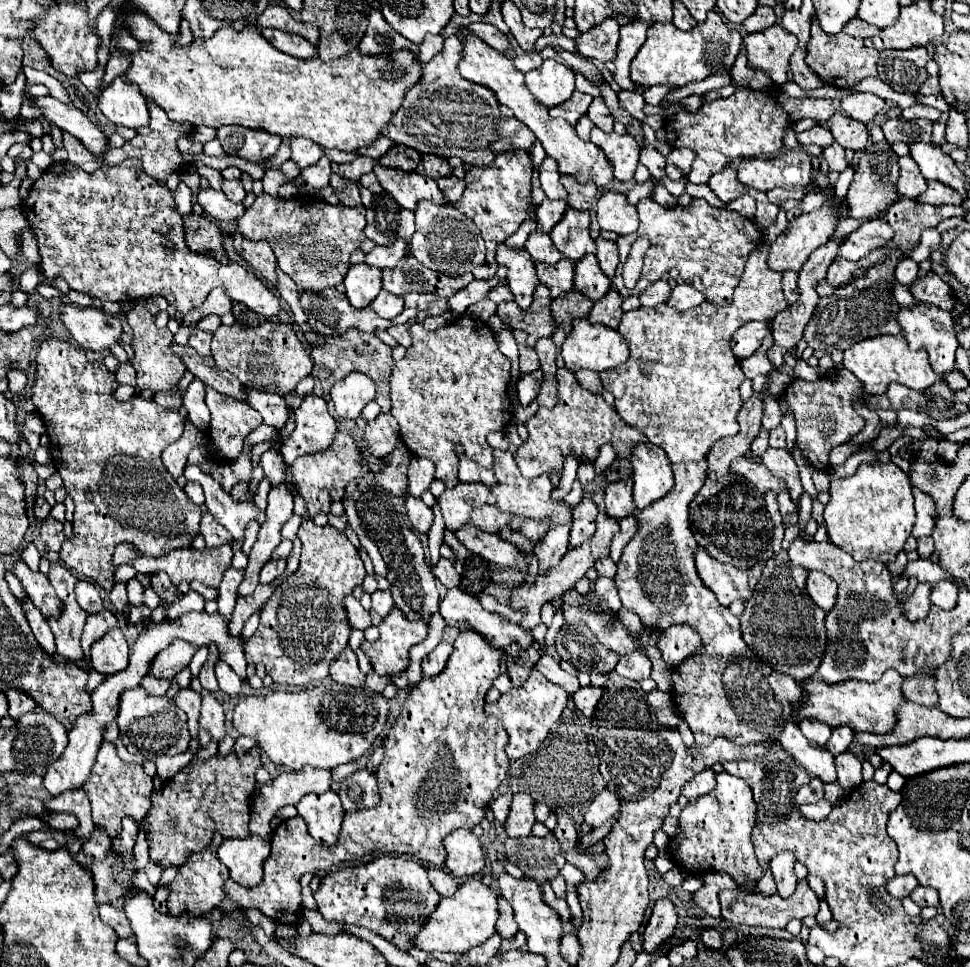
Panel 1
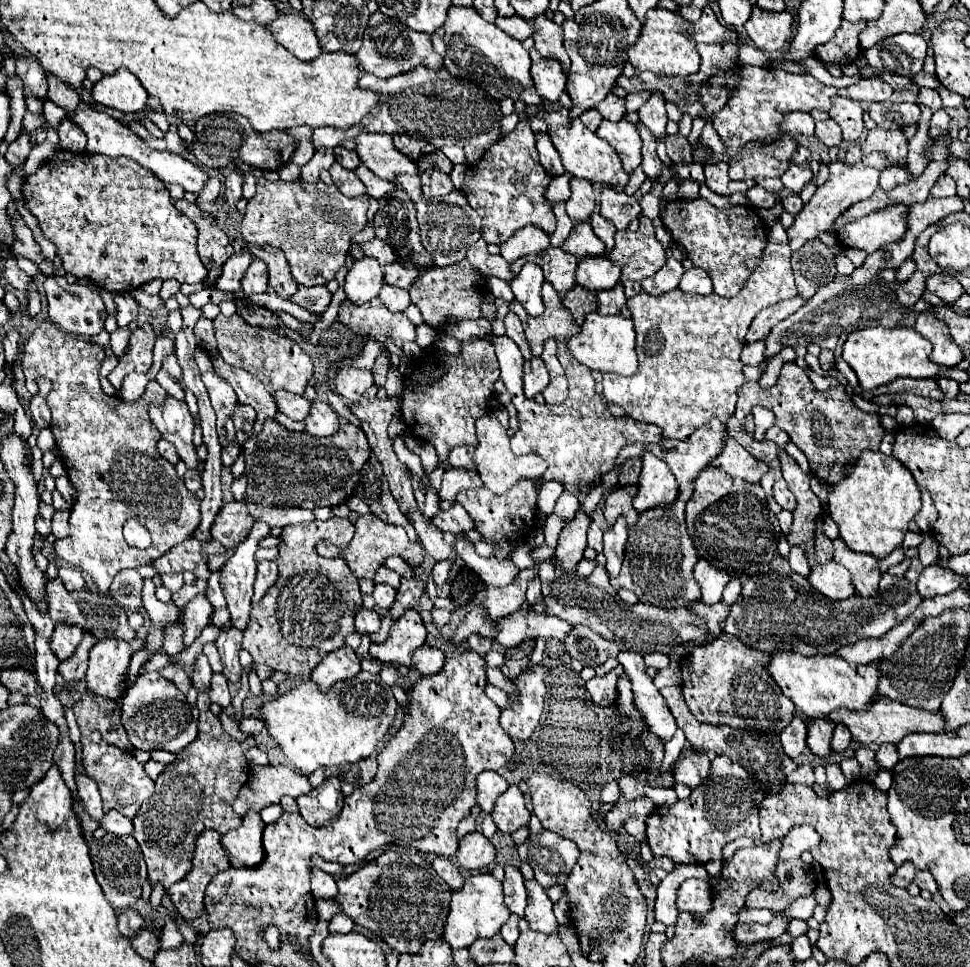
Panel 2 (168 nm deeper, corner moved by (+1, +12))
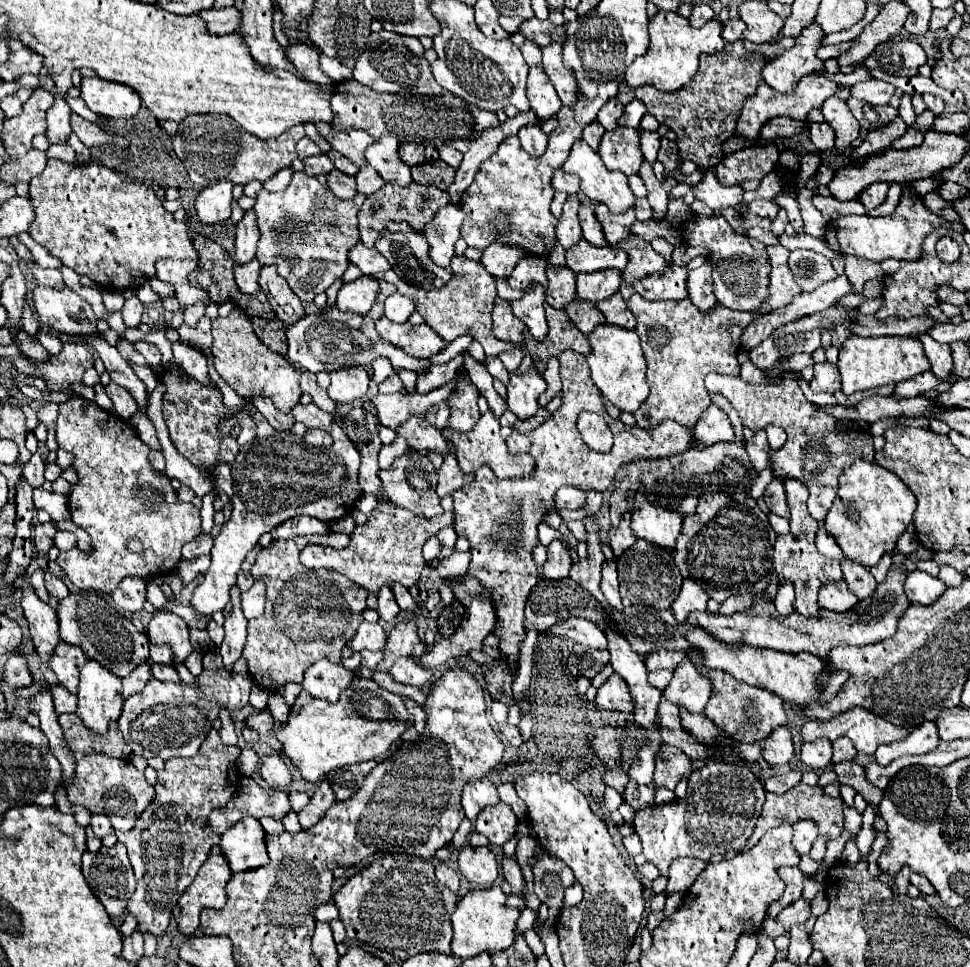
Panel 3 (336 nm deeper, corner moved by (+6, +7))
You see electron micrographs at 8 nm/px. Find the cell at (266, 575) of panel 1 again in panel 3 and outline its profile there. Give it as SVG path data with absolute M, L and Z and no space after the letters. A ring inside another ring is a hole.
M256 581L248 591L240 595L242 611L246 619L256 619L264 613L264 585L262 581Z

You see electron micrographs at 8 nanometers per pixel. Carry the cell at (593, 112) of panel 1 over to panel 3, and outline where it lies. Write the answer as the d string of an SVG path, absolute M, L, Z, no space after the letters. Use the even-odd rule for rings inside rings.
M612 97L598 113L598 123L606 129L606 131L612 131L618 127L618 119L620 115L624 113L624 105L618 101L618 97Z

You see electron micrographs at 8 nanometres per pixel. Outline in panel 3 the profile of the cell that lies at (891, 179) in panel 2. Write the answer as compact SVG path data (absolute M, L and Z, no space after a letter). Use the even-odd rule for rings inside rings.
M874 183L874 185L870 185L868 189L864 189L864 191L858 195L858 199L860 199L860 203L862 203L866 209L876 209L878 205L884 203L886 193L888 193L888 187L890 187L888 183L886 183L886 185Z

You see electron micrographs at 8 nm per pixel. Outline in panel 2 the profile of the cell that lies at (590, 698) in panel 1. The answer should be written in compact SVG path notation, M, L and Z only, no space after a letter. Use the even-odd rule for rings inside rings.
M621 666L613 668L611 672L607 672L605 676L595 676L591 678L585 688L591 694L591 700L597 706L611 706L615 702L615 684L617 684L617 676L619 672L623 672Z

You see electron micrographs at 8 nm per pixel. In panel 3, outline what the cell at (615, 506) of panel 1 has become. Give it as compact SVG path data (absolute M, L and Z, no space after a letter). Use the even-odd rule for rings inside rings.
M622 519L618 529L610 529L610 547L616 557L620 557L626 549L630 549L636 543L636 537L630 529L630 519Z

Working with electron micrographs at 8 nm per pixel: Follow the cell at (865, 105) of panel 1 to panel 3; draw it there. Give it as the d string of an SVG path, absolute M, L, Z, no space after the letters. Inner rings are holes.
M868 79L868 81L856 83L850 89L850 93L852 93L852 97L864 99L872 105L888 105L894 95L894 85L890 85L886 81L878 81L878 79Z

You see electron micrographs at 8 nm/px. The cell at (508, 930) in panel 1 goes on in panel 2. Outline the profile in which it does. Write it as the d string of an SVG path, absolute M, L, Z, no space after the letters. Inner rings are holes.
M511 914L509 920L507 920L507 922L503 924L503 928L501 928L501 936L503 936L503 940L507 940L507 944L515 944L515 940L519 938L517 922L519 922L519 916Z

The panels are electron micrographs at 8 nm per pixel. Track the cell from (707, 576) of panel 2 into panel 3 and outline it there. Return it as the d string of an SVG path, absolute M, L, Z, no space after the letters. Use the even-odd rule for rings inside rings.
M684 579L682 591L672 603L670 611L674 613L678 623L686 623L690 611L706 611L706 603L708 603L708 595L702 591L702 587L692 579Z

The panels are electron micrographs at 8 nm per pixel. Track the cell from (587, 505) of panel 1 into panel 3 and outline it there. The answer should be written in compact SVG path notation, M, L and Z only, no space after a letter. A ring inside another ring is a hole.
M552 541L548 545L548 561L542 567L546 579L566 579L572 567L572 559L562 541Z

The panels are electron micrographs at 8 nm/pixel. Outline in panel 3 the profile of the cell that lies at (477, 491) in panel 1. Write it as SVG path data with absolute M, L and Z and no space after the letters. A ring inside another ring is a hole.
M448 453L448 455L444 457L442 467L438 469L438 487L436 487L438 497L452 495L456 489L462 487L464 481L466 481L466 477L464 477L464 473L458 469L458 461L456 461L454 453Z

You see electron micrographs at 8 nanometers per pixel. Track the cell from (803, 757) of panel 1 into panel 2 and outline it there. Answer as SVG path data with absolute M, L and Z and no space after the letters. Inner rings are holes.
M795 716L791 720L791 724L781 730L779 740L781 740L781 746L789 758L801 756L807 748L807 726L805 726L805 722L799 716Z

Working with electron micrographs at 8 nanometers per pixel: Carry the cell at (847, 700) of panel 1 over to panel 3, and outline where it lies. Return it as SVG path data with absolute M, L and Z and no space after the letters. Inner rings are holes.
M702 627L690 629L686 633L686 641L702 653L706 669L722 669L738 681L768 689L768 691L776 693L780 699L800 705L800 707L808 705L814 699L830 701L830 697L834 697L840 691L840 687L844 685L844 681L848 679L848 673L828 669L820 657L814 657L810 653L792 655L792 653L782 653L776 649L762 649L762 647L752 647L752 645L730 645L730 643L716 639ZM820 681L824 683L824 689L818 687Z

